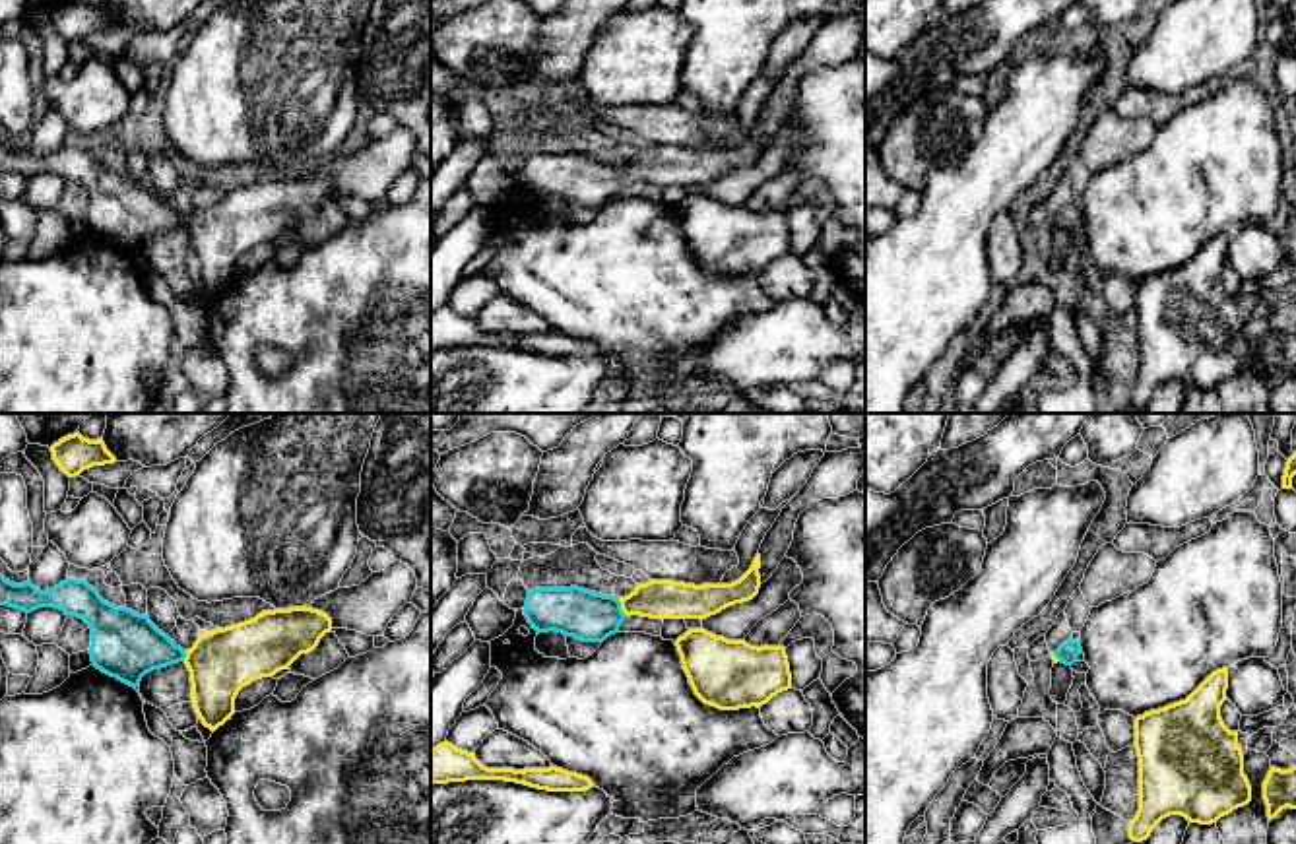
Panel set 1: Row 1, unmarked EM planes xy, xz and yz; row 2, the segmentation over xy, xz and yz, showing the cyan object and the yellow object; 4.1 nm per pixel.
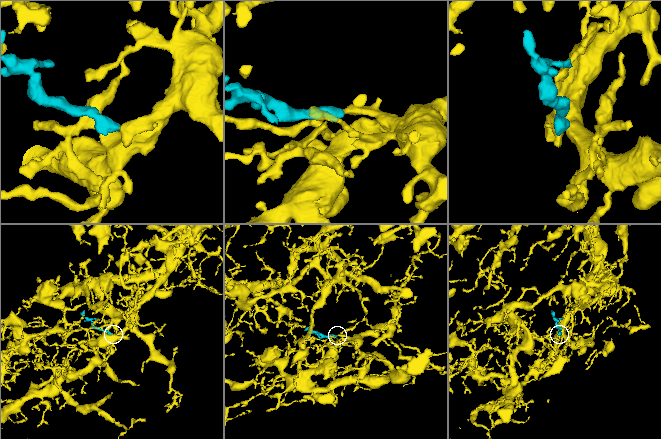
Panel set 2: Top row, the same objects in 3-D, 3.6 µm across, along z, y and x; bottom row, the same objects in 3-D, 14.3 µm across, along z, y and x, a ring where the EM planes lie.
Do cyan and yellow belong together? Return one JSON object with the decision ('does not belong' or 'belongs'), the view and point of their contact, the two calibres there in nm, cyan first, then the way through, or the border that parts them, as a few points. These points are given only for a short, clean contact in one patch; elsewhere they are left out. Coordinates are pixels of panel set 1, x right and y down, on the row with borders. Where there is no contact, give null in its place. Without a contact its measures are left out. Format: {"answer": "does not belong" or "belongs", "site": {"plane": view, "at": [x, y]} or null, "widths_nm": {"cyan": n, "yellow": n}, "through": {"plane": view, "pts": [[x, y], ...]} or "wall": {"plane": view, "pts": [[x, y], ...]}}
{"answer": "belongs", "site": {"plane": "xz", "at": [619, 608]}, "widths_nm": {"cyan": 200, "yellow": 160}, "through": {"plane": "xz", "pts": [[575, 612], [619, 608], [662, 600]]}}

